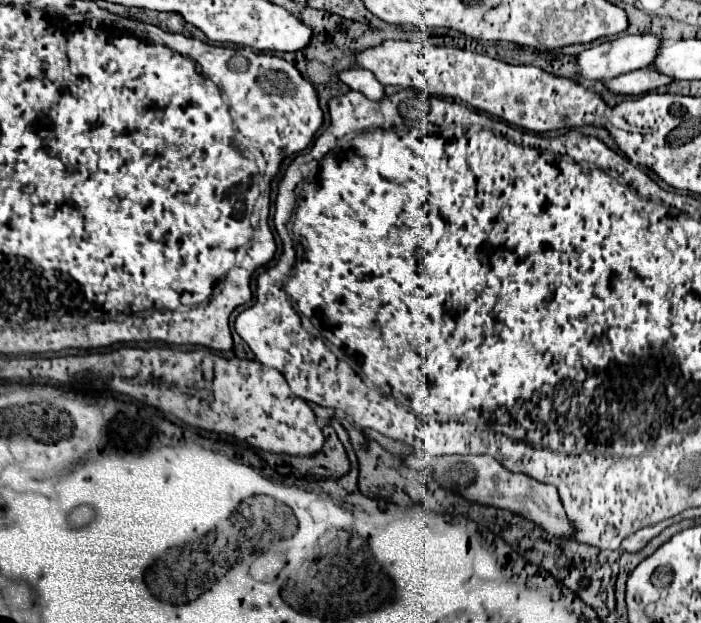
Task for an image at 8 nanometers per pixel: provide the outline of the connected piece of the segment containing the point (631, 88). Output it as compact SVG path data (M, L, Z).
M643 68L643 70L621 74L621 76L613 78L613 80L603 82L603 84L613 94L639 96L639 94L647 94L647 92L659 88L659 86L667 86L669 82L671 82L671 78L655 72L653 68Z

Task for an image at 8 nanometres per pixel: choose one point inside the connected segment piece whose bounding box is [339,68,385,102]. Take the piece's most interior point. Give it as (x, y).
(363, 81)

